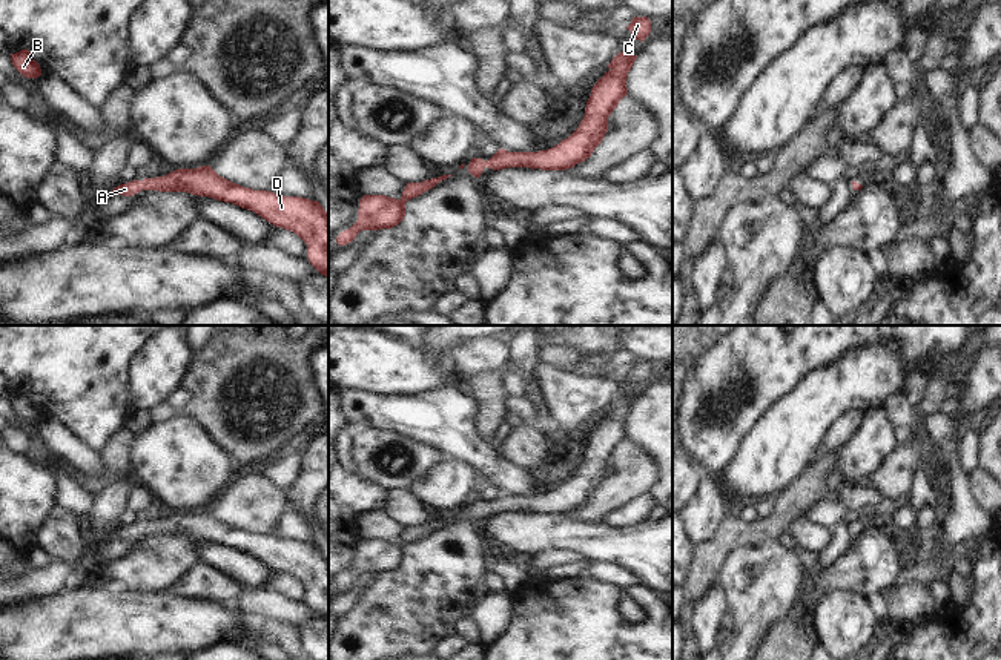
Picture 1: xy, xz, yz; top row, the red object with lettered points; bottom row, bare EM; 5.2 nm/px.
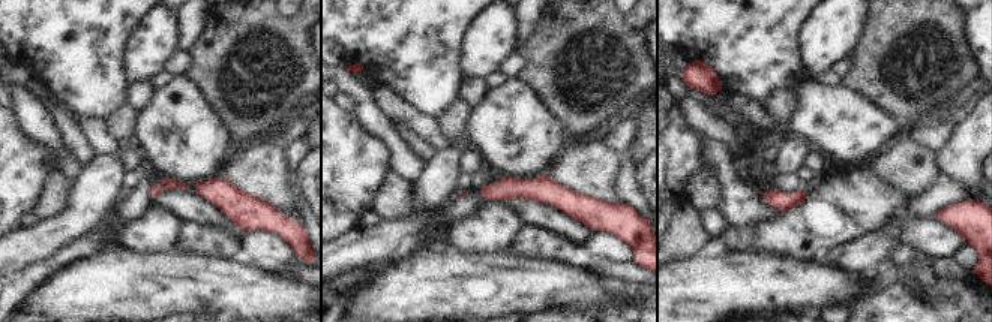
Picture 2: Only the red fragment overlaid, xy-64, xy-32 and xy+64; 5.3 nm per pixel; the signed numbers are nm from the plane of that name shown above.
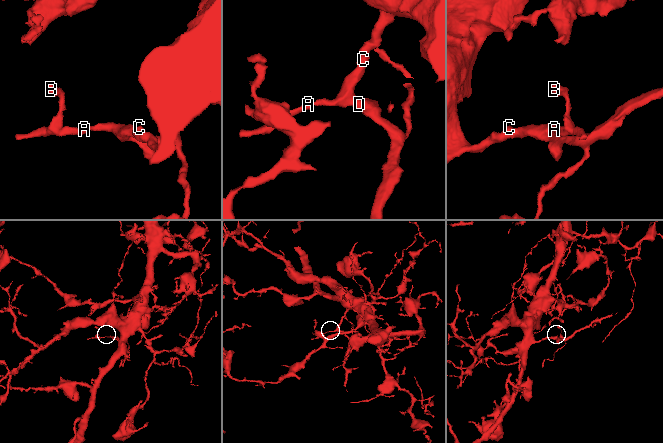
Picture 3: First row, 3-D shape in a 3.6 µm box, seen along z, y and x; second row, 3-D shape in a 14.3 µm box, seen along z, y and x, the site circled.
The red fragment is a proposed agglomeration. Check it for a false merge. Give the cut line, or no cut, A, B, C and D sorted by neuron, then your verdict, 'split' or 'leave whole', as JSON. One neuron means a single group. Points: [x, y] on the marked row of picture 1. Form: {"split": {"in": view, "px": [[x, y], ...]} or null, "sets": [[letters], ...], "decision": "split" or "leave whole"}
{"split": null, "sets": [["A", "B", "C", "D"]], "decision": "leave whole"}

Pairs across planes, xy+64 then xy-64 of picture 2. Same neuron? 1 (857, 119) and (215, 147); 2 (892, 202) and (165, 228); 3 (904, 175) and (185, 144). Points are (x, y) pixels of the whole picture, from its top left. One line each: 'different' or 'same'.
1: same
2: same
3: different

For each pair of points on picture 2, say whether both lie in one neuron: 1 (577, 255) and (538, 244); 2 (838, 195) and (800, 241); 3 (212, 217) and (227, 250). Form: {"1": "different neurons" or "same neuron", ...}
{"1": "same neuron", "2": "same neuron", "3": "different neurons"}

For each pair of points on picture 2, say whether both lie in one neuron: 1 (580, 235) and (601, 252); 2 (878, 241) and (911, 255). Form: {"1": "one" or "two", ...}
{"1": "two", "2": "two"}

